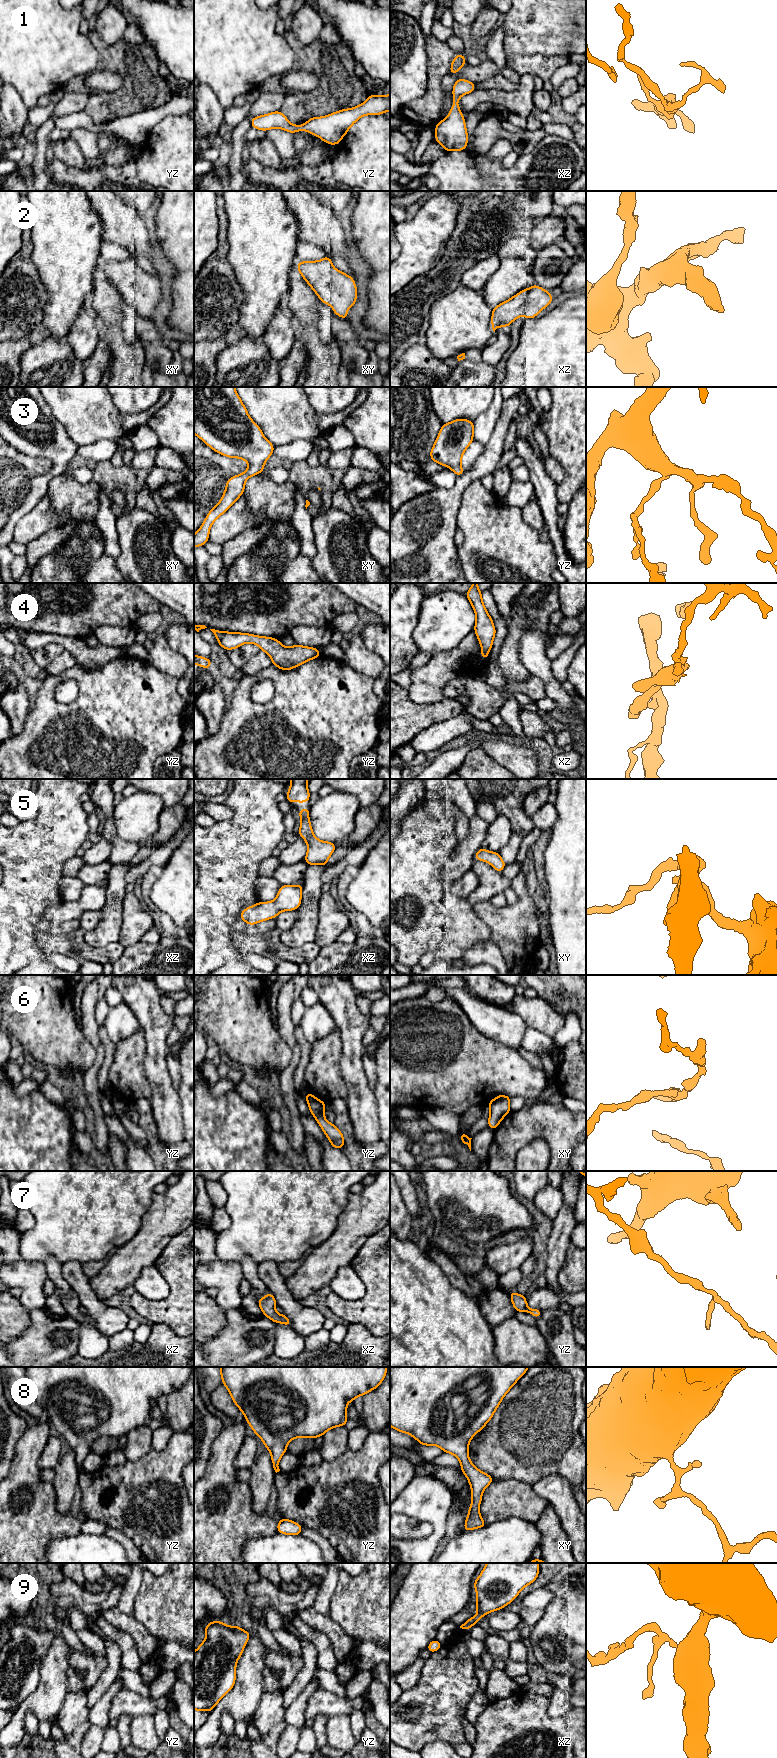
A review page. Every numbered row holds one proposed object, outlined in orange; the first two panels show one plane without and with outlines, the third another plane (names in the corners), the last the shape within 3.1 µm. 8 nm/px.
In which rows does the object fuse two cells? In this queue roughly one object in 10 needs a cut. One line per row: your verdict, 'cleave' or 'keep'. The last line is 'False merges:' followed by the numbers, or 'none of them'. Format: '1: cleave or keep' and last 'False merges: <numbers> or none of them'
1: keep
2: keep
3: keep
4: keep
5: keep
6: keep
7: keep
8: keep
9: keep
False merges: none of them

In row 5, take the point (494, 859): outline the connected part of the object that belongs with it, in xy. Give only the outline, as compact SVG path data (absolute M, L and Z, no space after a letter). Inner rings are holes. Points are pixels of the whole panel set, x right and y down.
M482 847L477 851L474 859L489 863L497 872L502 872L506 866L506 863L502 860L499 852L490 852Z

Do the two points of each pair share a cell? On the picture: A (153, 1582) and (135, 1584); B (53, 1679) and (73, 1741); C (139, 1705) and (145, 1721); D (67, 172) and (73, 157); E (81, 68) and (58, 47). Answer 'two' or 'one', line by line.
A: two
B: two
C: two
D: two
E: one

